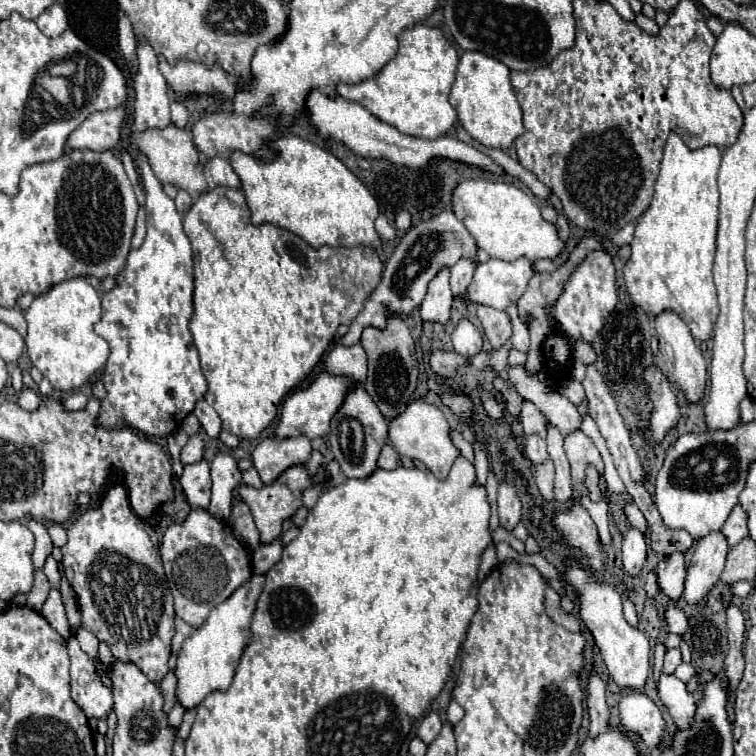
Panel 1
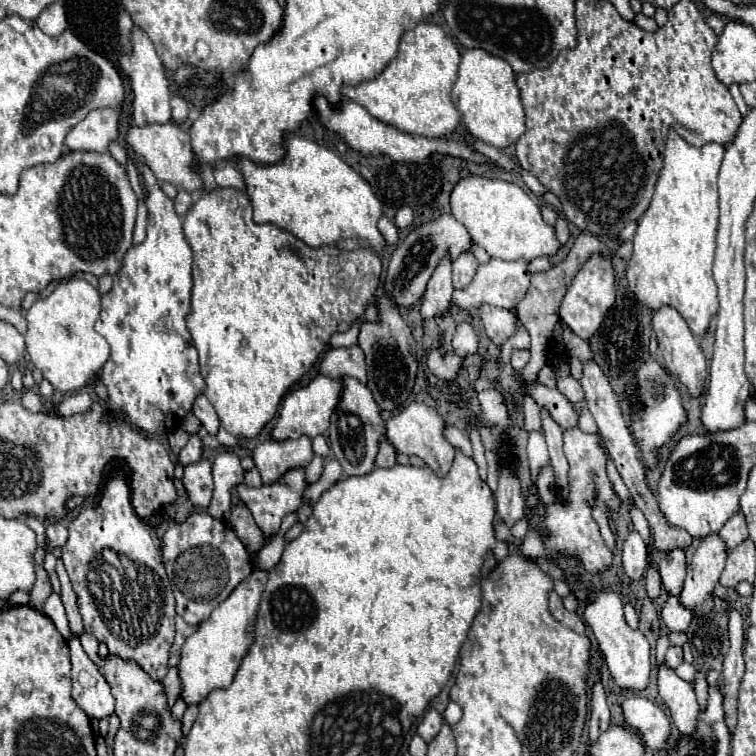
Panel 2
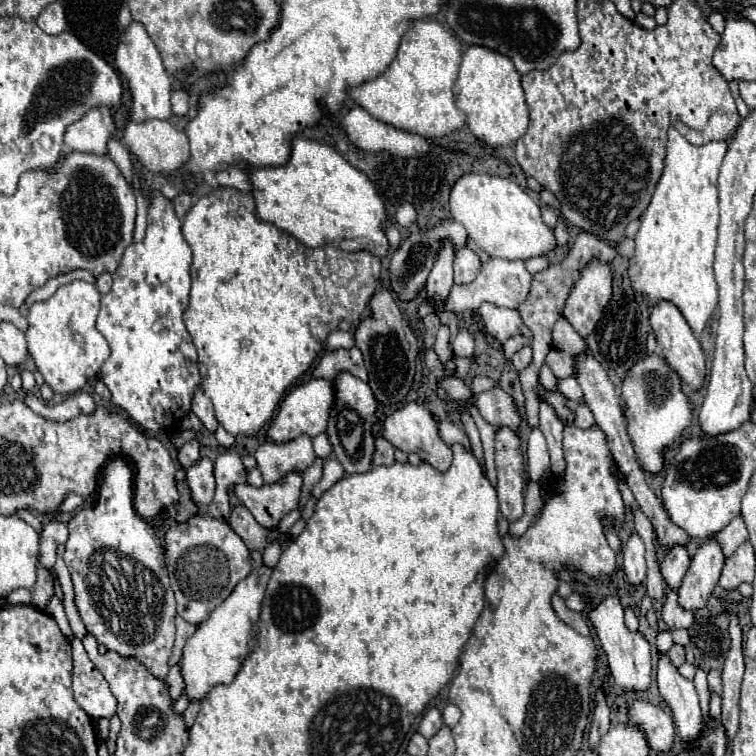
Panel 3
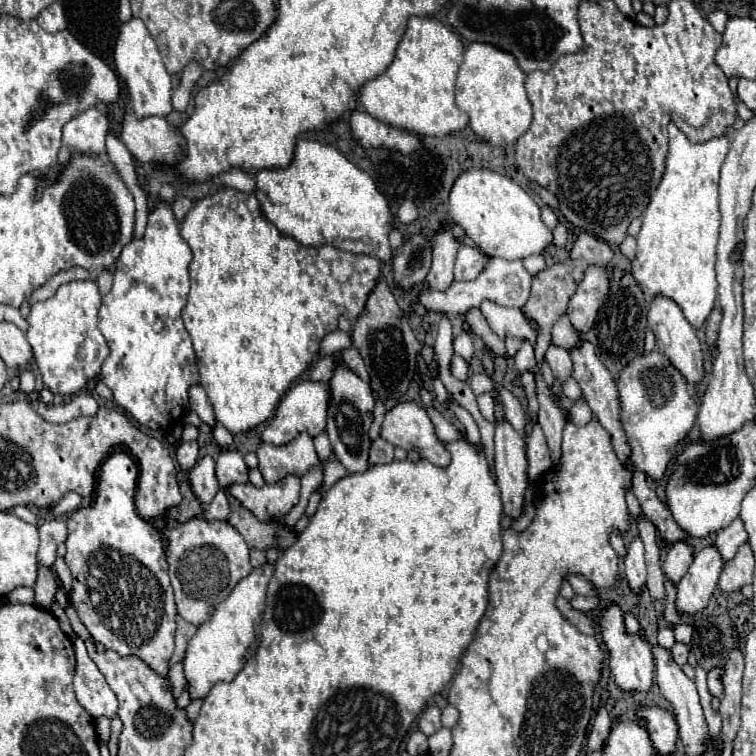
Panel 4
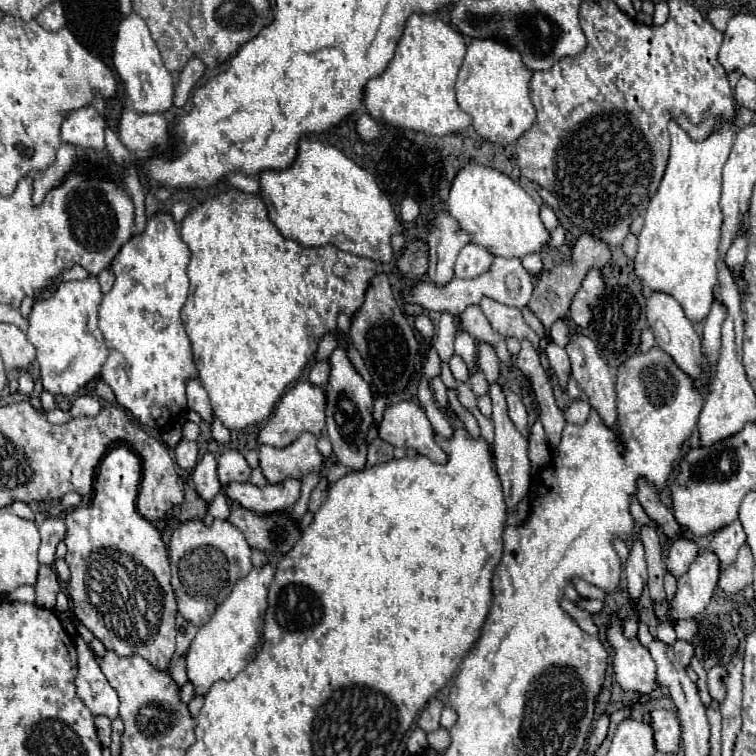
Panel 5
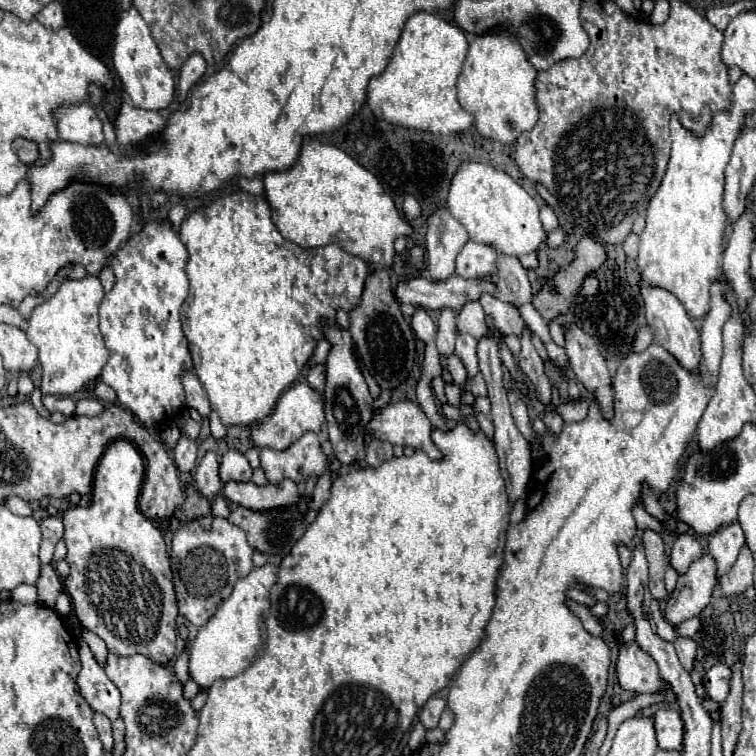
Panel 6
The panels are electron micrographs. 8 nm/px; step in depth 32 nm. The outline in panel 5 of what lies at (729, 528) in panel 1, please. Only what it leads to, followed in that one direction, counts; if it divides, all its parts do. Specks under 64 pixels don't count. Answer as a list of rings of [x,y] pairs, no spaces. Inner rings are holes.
[[[738,520],[724,526],[724,528],[720,528],[714,534],[714,538],[710,542],[710,550],[714,550],[718,554],[722,570],[728,568],[734,562],[736,552],[744,542],[746,542],[746,534],[744,534],[744,528],[742,528],[742,524]]]

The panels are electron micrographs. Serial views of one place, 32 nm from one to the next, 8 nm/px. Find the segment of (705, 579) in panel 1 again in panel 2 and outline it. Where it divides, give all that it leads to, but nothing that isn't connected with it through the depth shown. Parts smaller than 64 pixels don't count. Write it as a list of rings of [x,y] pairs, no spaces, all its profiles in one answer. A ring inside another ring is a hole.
[[[718,534],[702,538],[688,566],[688,576],[684,580],[684,590],[680,594],[682,606],[696,608],[712,594],[724,570],[724,562],[726,562],[724,540]]]

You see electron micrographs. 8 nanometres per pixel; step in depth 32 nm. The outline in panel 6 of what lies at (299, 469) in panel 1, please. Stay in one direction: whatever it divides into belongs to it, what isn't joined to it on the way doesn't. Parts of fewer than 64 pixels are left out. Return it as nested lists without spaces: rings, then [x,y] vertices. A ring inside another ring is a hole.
[[[284,480],[280,484],[266,484],[256,486],[254,482],[226,482],[224,496],[244,508],[266,512],[274,508],[288,508],[294,506],[300,498],[298,484],[294,480]]]

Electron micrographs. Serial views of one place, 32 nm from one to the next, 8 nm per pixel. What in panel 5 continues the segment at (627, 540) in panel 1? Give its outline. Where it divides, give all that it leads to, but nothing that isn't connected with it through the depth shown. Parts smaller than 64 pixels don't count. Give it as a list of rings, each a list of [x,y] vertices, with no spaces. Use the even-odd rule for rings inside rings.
[[[636,540],[630,548],[630,556],[626,562],[626,580],[628,580],[628,592],[634,600],[640,598],[642,588],[646,584],[646,562],[644,562],[644,546],[640,540]]]

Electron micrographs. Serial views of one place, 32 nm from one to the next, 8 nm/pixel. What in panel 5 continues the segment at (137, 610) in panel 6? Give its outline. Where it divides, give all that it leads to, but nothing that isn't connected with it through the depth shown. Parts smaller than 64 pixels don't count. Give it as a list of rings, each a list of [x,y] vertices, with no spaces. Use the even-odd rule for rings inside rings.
[[[126,444],[114,446],[100,462],[92,504],[88,508],[74,508],[66,514],[65,561],[72,572],[68,594],[78,620],[106,646],[106,650],[120,656],[138,654],[156,670],[166,672],[176,648],[176,600],[170,586],[170,566],[160,531],[136,510],[140,472],[142,466],[136,452]]]

